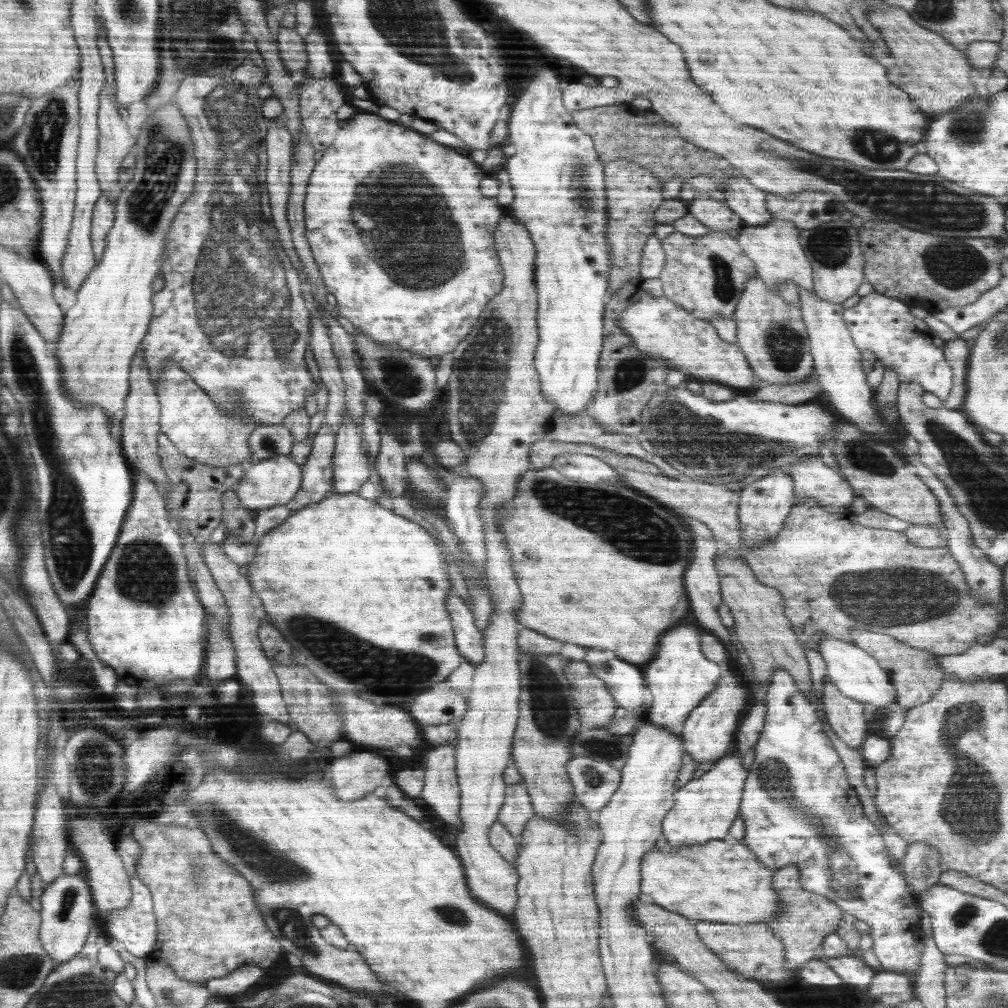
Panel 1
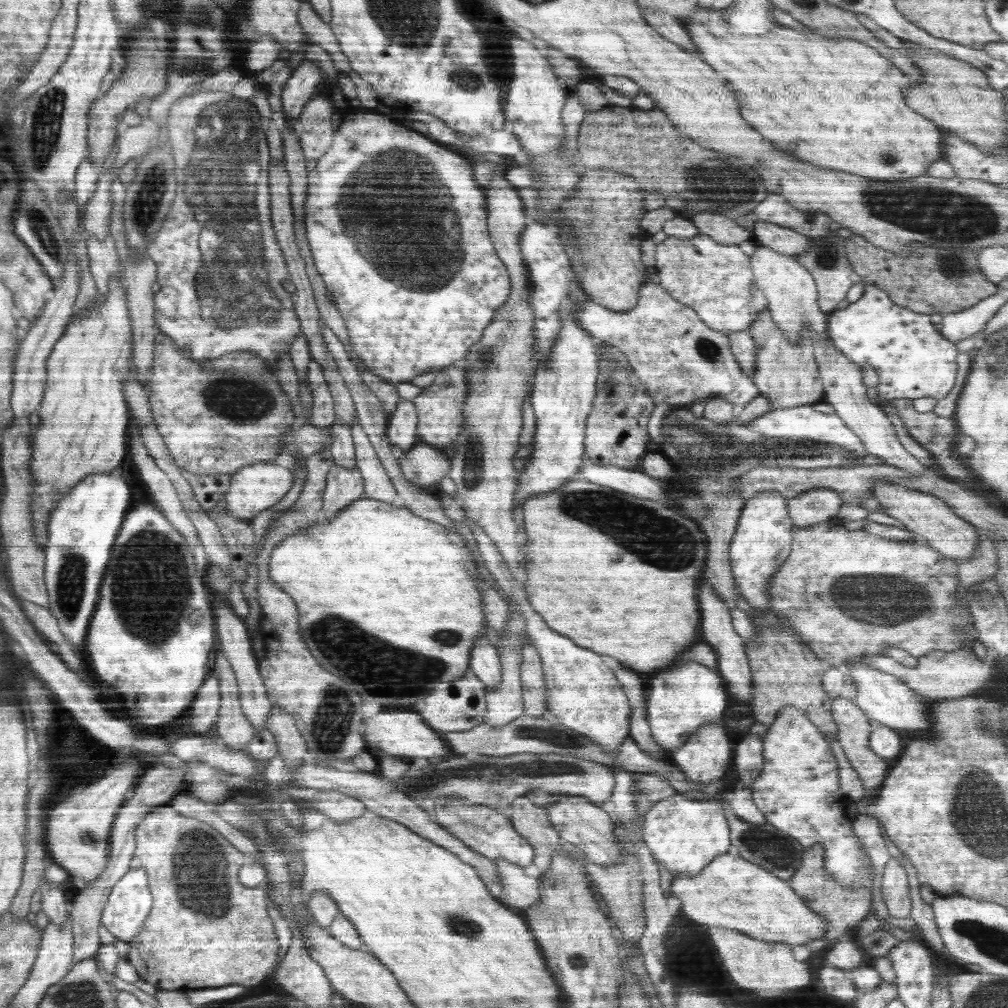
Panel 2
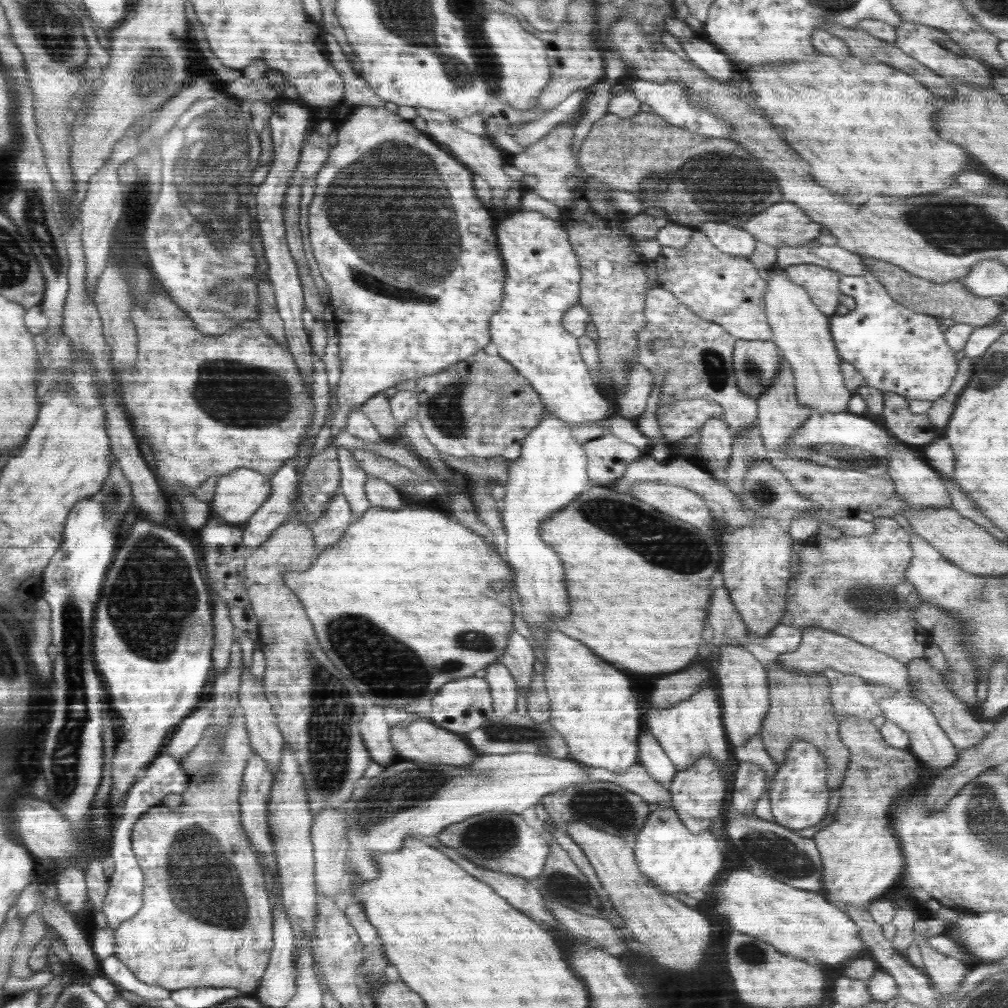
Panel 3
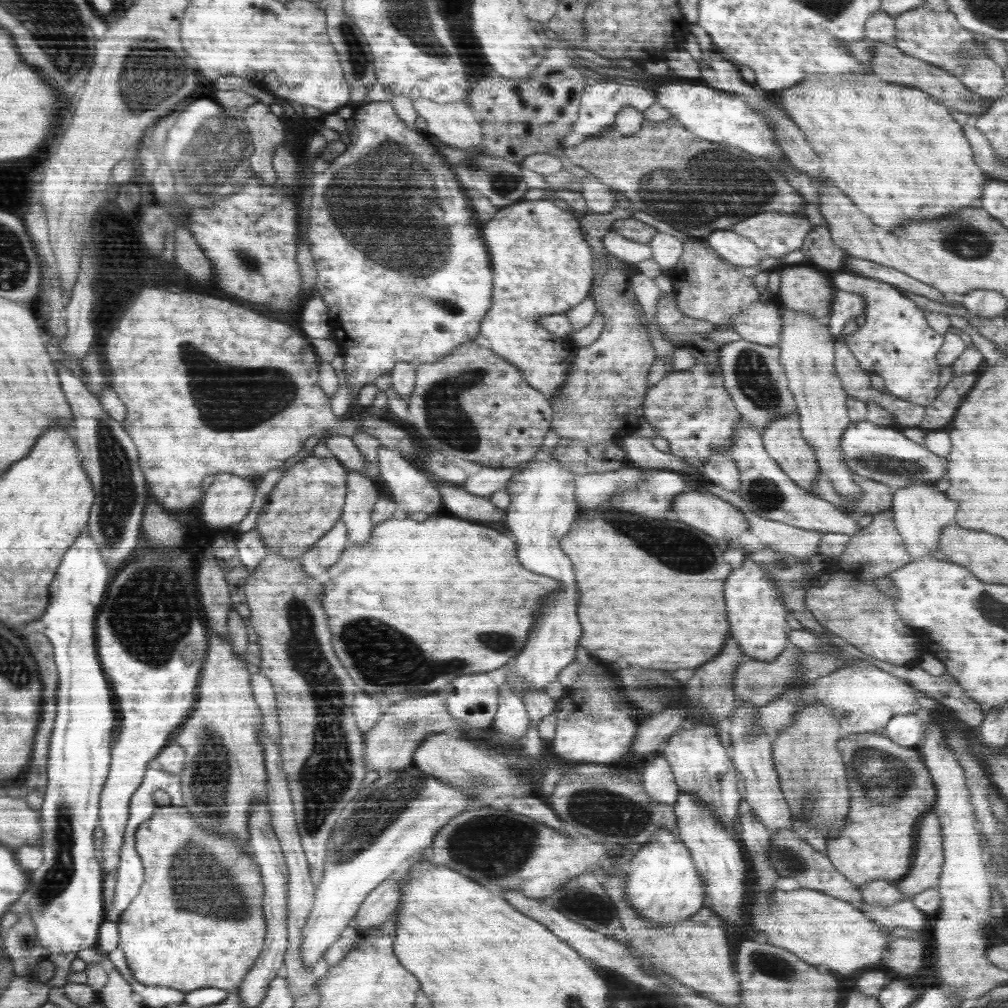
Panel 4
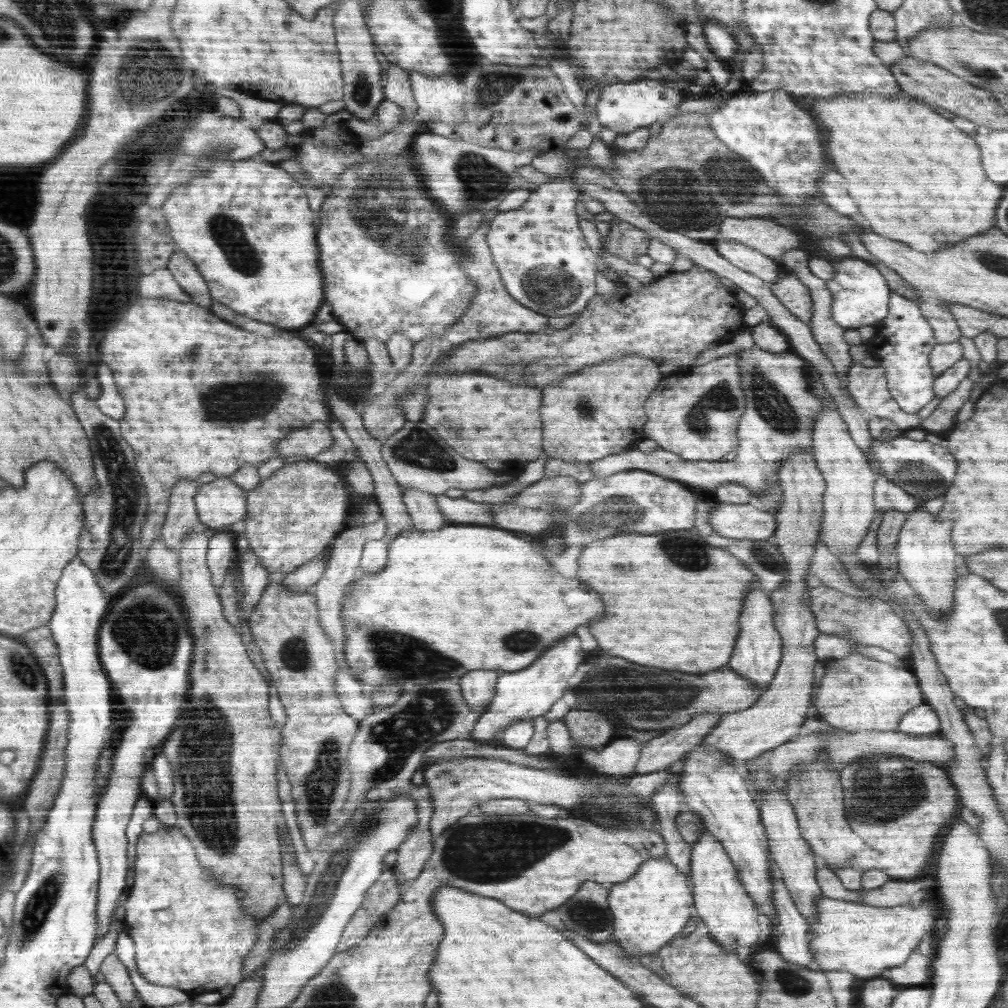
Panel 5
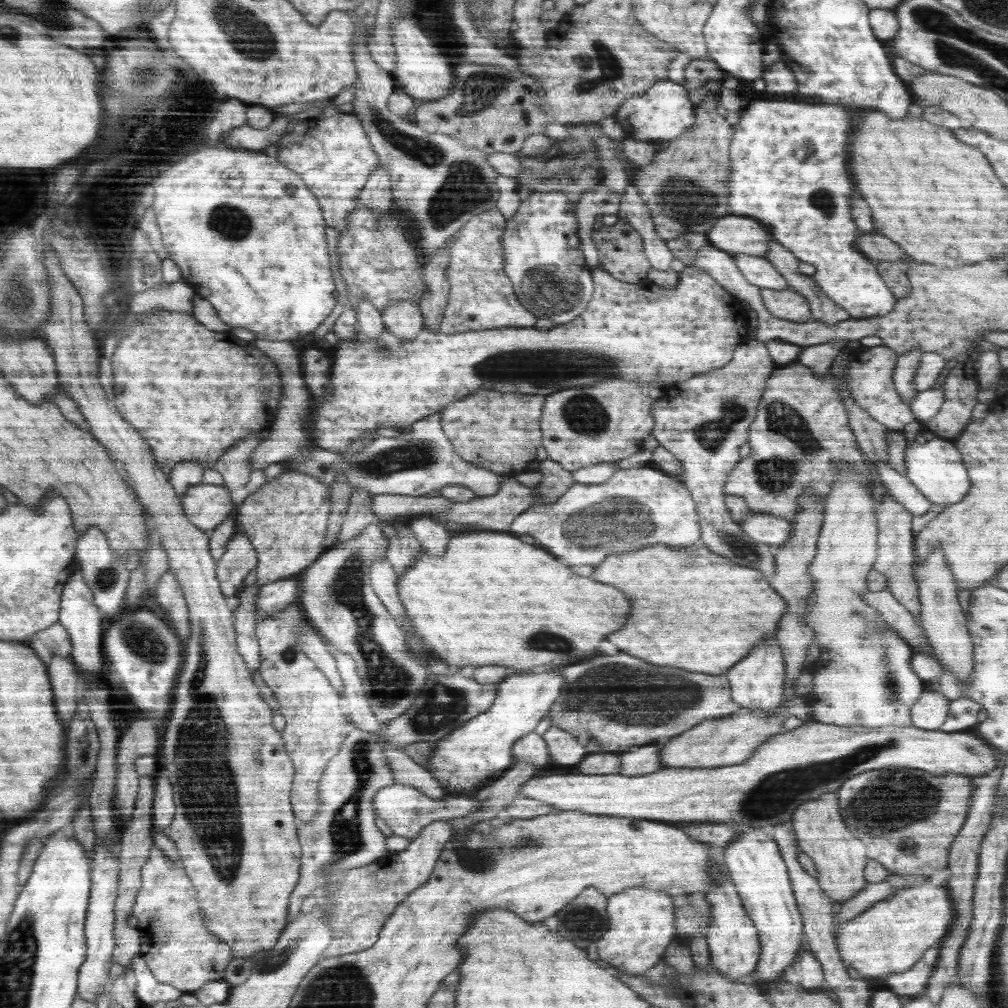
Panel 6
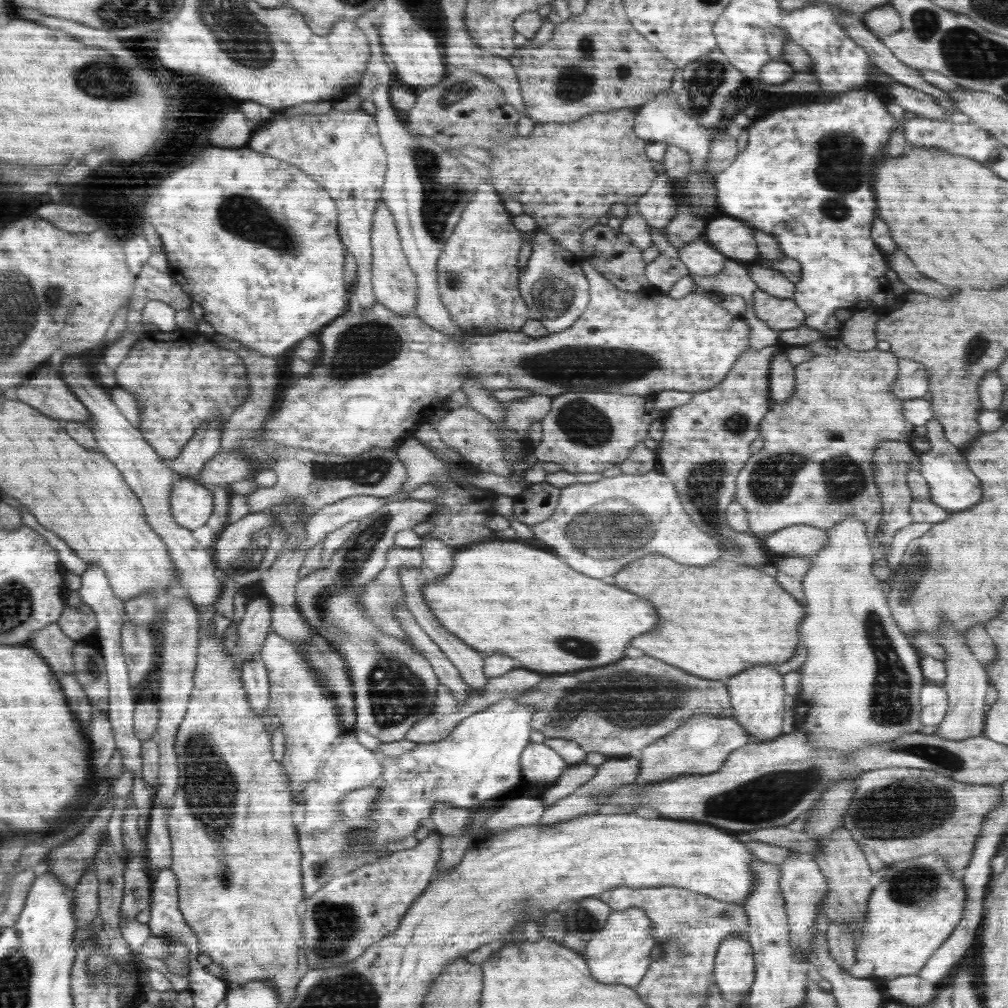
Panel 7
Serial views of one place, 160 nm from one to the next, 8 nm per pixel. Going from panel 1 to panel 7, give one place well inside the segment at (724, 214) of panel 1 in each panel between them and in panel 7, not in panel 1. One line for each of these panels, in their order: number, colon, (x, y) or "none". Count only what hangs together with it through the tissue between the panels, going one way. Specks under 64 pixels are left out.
2: (726, 231)
3: (730, 240)
4: (737, 250)
5: (746, 259)
6: (758, 271)
7: (771, 281)

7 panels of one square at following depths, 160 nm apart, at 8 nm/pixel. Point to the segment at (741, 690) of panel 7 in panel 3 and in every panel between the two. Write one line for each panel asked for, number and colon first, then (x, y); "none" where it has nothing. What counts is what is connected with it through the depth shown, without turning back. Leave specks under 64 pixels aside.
3: (756, 568)
4: (757, 617)
5: (757, 655)
6: (758, 682)

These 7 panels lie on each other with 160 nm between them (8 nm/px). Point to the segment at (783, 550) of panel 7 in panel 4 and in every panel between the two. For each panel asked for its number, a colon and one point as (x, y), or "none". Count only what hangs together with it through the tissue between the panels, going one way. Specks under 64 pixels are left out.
4: (705, 511)
5: (748, 521)
6: (764, 528)

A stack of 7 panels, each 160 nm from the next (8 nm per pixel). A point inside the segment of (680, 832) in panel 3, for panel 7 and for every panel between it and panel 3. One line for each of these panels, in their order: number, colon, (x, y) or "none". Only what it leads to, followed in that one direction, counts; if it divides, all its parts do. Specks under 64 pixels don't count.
4: (663, 884)
5: (650, 909)
6: (641, 921)
7: (619, 954)

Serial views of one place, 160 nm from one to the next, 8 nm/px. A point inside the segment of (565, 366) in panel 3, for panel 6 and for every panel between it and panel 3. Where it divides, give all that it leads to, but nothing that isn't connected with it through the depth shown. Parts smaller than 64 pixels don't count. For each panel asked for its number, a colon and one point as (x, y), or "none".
4: (542, 265)
5: (548, 265)
6: (554, 283)

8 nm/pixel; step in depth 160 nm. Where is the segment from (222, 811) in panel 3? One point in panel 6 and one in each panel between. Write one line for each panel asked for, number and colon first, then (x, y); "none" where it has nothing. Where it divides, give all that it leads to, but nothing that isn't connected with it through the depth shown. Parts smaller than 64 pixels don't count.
4: (166, 939)
5: (188, 932)
6: (177, 946)

